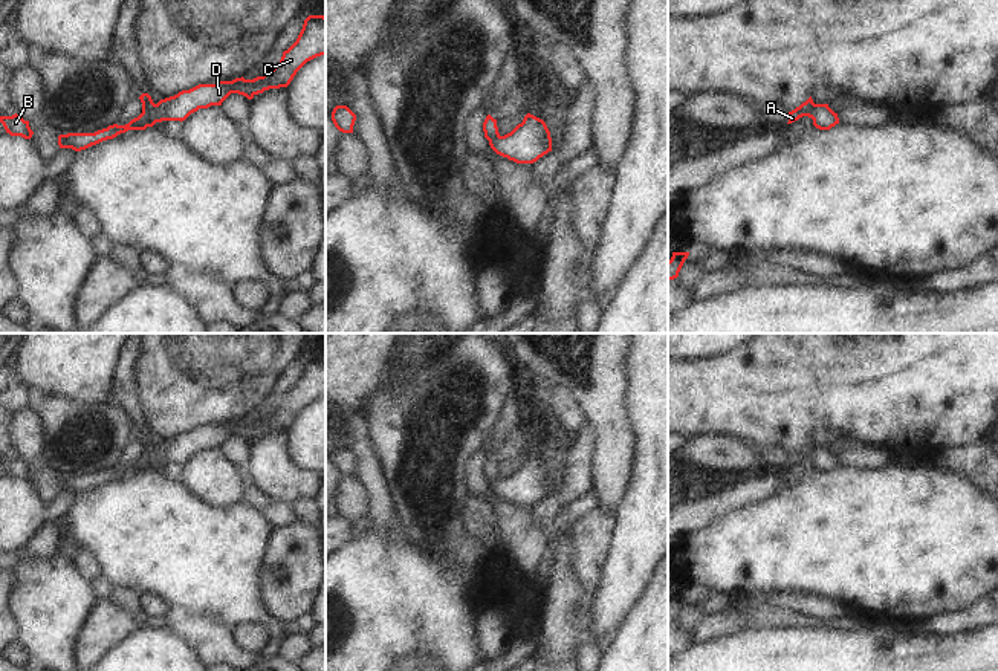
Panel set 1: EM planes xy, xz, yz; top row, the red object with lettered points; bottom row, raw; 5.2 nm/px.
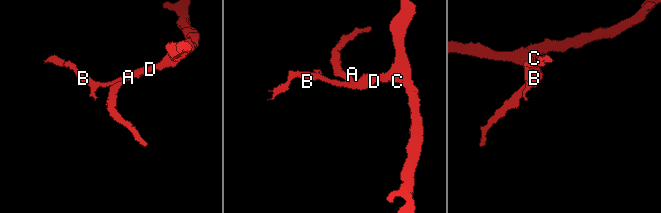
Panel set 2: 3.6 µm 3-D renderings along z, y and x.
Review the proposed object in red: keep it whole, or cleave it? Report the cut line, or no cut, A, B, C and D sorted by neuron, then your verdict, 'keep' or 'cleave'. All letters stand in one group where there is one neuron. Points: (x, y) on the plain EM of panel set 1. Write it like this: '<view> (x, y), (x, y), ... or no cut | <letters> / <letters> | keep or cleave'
xy (156, 447), (145, 459), (139, 457) | A / B C D | cleave

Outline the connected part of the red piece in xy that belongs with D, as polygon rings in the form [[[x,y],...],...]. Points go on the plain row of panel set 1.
[[[309,358],[304,362],[303,371],[296,381],[296,384],[283,394],[283,399],[280,405],[269,414],[266,414],[263,419],[257,419],[254,422],[245,422],[235,420],[232,423],[219,423],[215,426],[199,426],[190,433],[182,433],[174,439],[160,442],[148,455],[147,460],[142,460],[141,457],[134,462],[131,462],[125,468],[109,468],[107,471],[98,472],[95,475],[67,475],[58,478],[58,488],[60,491],[72,491],[75,494],[86,492],[92,488],[96,488],[102,483],[113,481],[121,475],[125,475],[128,472],[136,472],[141,466],[147,465],[150,469],[153,469],[156,465],[162,463],[185,463],[191,455],[197,454],[199,451],[208,451],[211,448],[222,448],[222,445],[231,437],[238,436],[246,439],[248,442],[252,442],[255,437],[263,436],[269,431],[280,431],[287,430],[296,414],[310,402],[326,397],[326,359],[324,358]]]

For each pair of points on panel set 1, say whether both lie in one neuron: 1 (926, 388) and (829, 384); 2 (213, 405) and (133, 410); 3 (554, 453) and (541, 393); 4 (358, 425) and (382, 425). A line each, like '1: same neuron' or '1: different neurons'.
1: same neuron
2: different neurons
3: same neuron
4: different neurons

